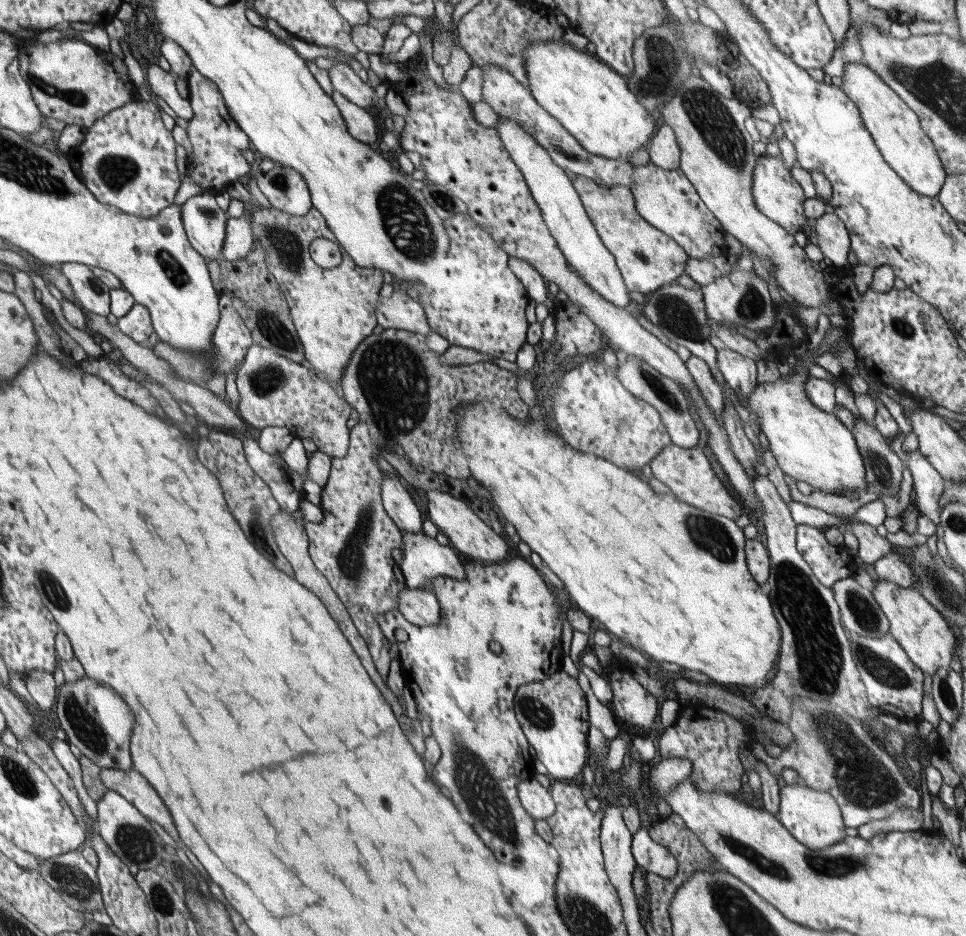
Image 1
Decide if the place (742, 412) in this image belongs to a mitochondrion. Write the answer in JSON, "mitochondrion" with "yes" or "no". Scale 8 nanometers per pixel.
{"mitochondrion":"no"}

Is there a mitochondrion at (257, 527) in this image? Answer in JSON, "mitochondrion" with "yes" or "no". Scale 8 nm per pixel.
{"mitochondrion":"yes"}

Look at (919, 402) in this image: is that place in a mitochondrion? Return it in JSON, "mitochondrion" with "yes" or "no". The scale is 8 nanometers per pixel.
{"mitochondrion":"no"}

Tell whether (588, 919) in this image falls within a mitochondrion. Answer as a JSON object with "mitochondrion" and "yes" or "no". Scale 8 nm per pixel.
{"mitochondrion":"yes"}

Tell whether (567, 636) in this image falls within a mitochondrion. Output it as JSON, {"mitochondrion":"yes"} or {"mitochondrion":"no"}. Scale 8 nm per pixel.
{"mitochondrion":"no"}

